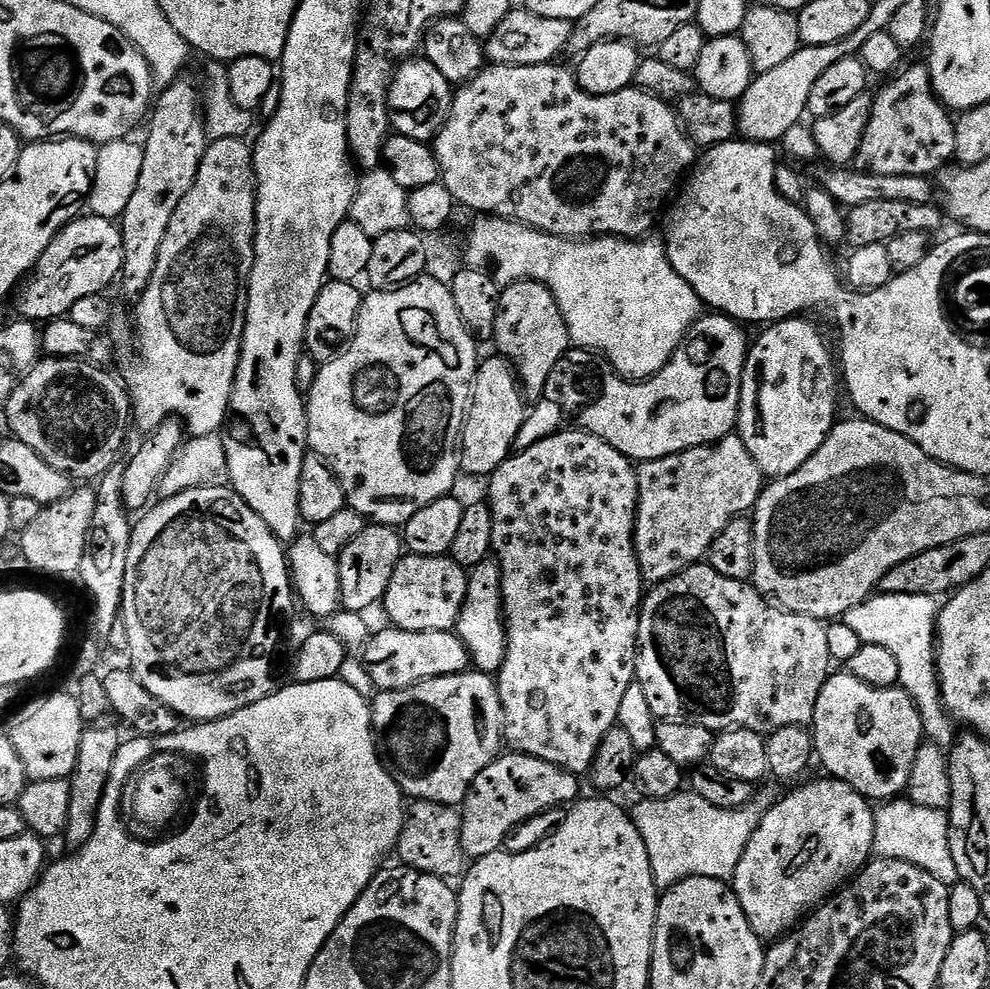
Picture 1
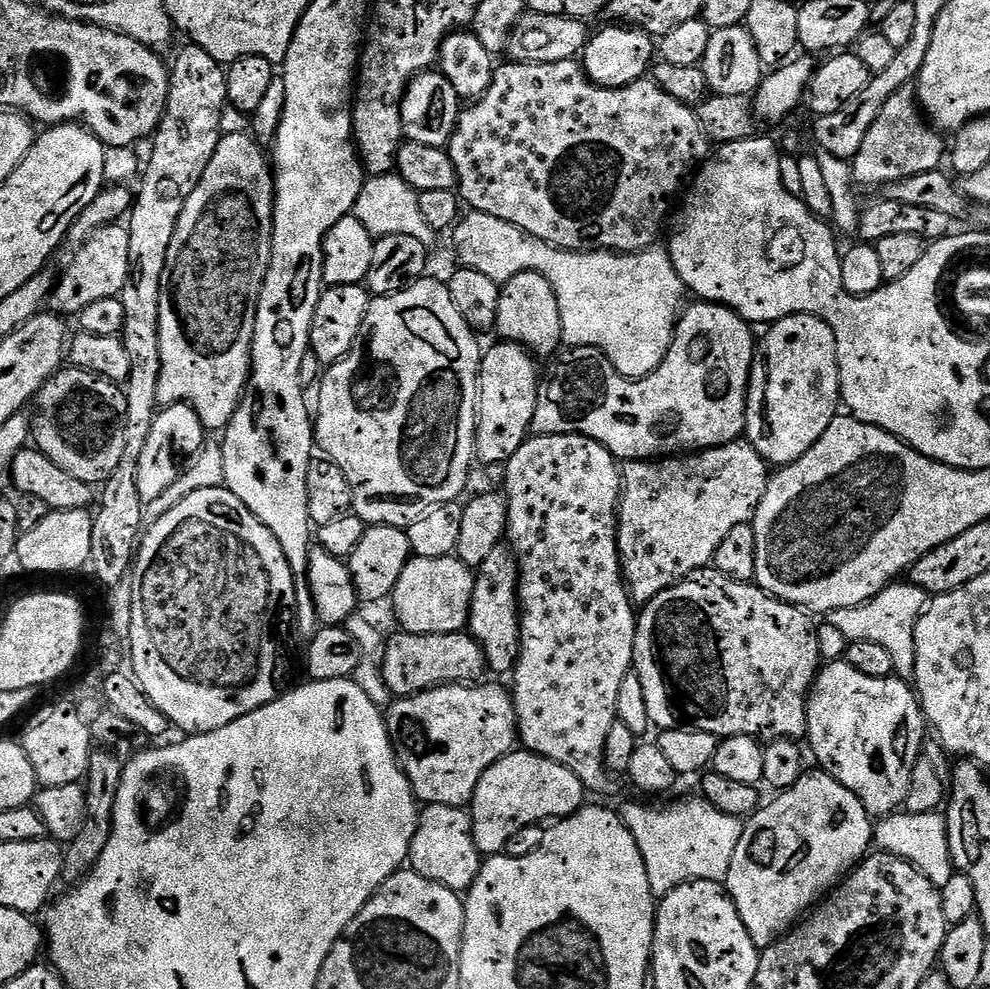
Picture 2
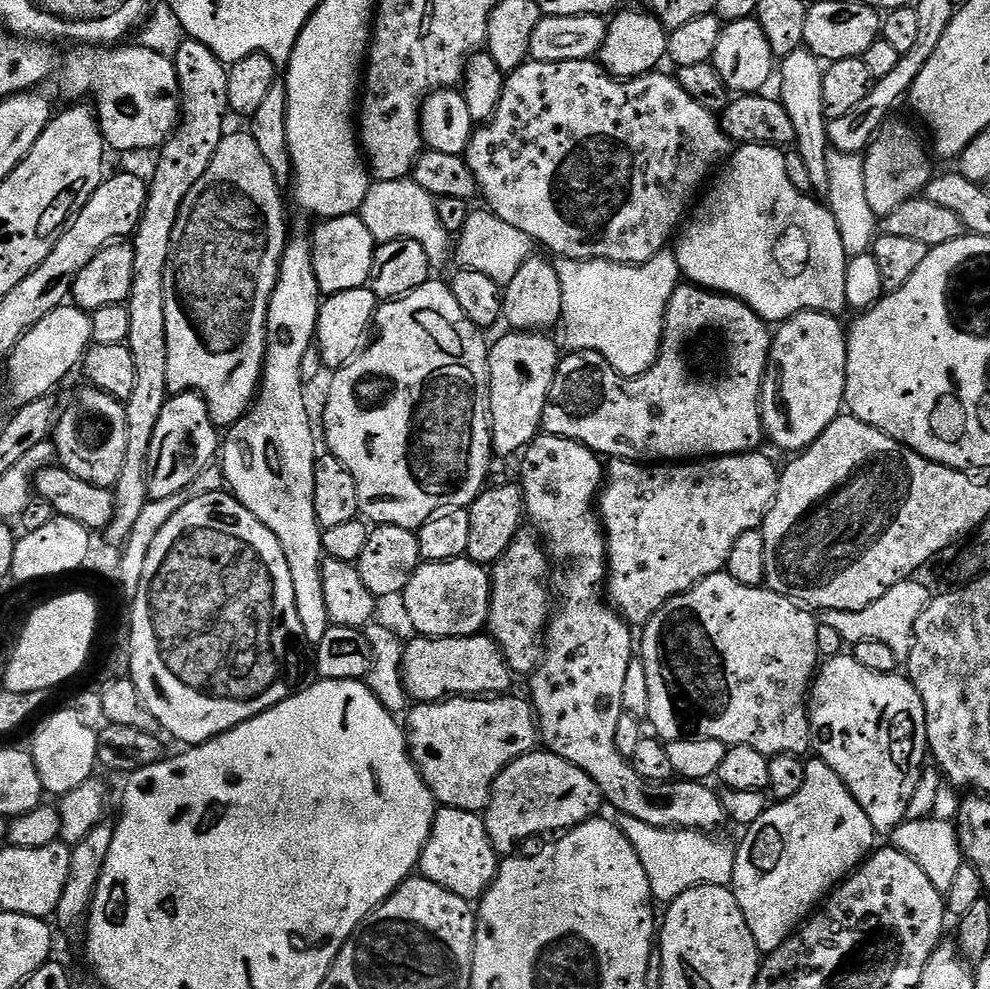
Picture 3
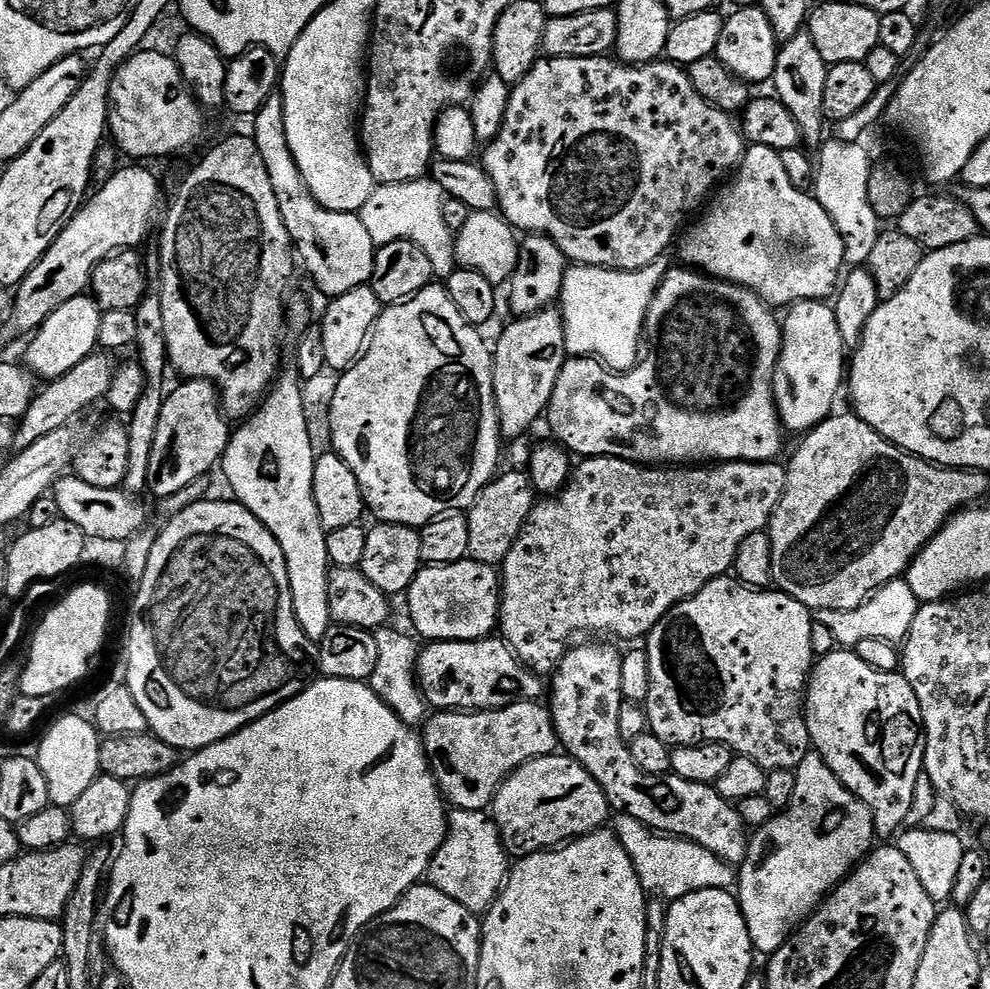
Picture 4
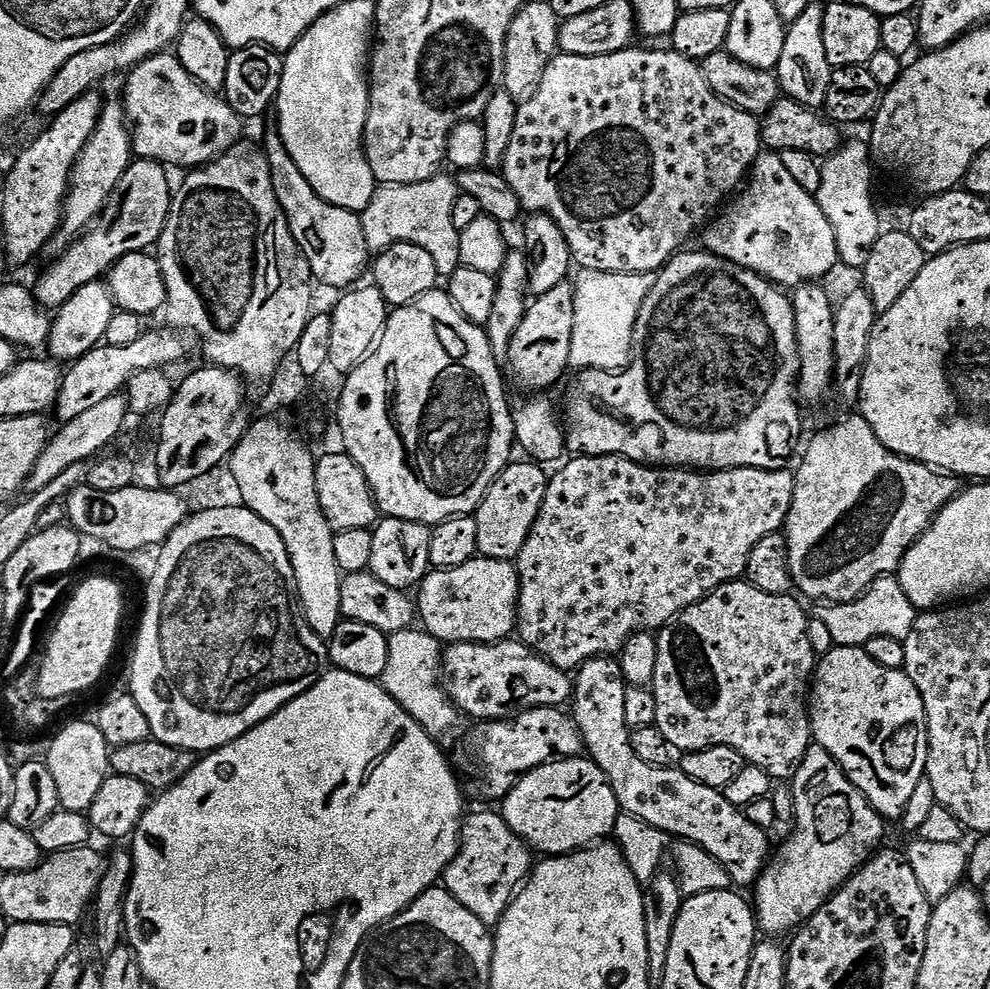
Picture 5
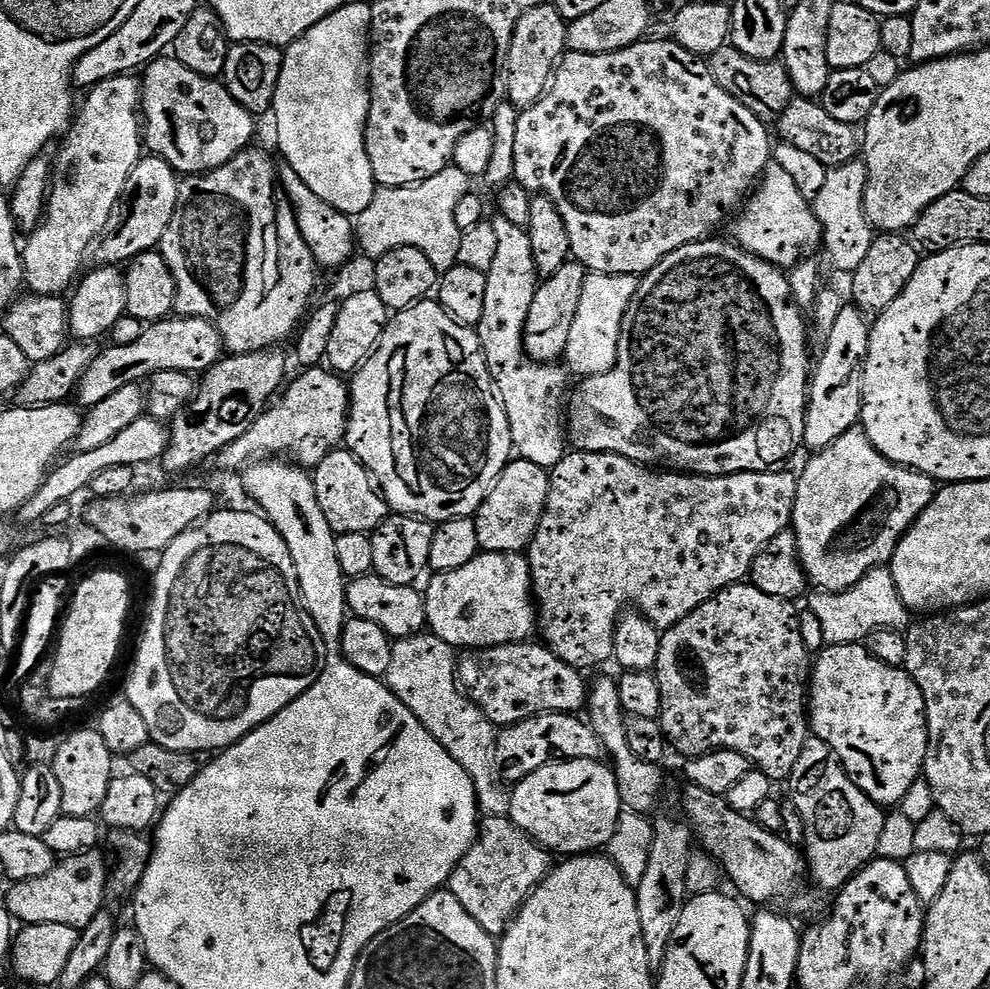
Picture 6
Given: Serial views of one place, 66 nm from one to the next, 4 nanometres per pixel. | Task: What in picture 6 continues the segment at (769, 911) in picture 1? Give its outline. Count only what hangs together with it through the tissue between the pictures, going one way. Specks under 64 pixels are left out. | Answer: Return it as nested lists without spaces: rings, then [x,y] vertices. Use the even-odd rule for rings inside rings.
[[[809,738],[806,742],[806,746],[802,750],[802,754],[798,758],[798,762],[794,766],[790,777],[791,783],[796,783],[796,793],[790,796],[790,801],[797,809],[801,812],[801,816],[805,822],[805,838],[802,845],[803,851],[806,853],[806,868],[810,873],[811,879],[814,881],[815,887],[817,889],[823,890],[825,888],[829,894],[835,893],[837,890],[844,887],[853,876],[856,875],[860,869],[868,865],[871,860],[877,859],[877,852],[879,850],[879,838],[882,835],[882,830],[884,826],[884,821],[886,817],[886,812],[883,807],[879,804],[875,804],[872,799],[870,799],[859,786],[857,786],[851,776],[848,775],[844,770],[843,764],[840,763],[840,760],[834,754],[834,750],[826,742],[817,740],[815,738]]]

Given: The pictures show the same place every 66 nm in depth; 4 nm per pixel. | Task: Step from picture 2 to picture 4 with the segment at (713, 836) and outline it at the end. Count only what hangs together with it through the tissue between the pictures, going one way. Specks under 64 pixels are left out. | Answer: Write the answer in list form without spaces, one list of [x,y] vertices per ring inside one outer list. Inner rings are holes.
[[[617,815],[615,820],[616,837],[622,842],[626,854],[630,854],[630,862],[634,862],[634,870],[645,893],[671,902],[698,890],[731,889],[737,883],[738,876],[733,865],[719,860],[714,854],[710,854],[710,850],[689,840],[681,840],[678,836],[665,836],[654,832],[638,822],[638,818]]]

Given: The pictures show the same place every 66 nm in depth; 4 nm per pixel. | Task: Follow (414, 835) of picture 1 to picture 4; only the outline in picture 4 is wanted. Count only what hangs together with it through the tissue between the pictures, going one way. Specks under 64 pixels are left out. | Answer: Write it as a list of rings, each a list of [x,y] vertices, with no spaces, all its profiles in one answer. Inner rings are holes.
[[[452,808],[448,812],[448,833],[434,858],[428,867],[427,883],[432,884],[442,894],[450,894],[454,902],[462,902],[466,910],[477,914],[483,914],[491,908],[496,897],[504,888],[504,881],[508,879],[510,871],[510,853],[504,847],[504,839],[500,837],[500,831],[495,820],[487,811],[475,812],[474,810],[462,810]]]

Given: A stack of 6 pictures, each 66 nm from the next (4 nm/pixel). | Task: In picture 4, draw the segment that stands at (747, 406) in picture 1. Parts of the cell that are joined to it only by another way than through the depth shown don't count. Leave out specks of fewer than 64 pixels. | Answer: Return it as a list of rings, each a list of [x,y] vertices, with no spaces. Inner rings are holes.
[[[797,300],[795,304],[787,309],[787,316],[784,317],[781,325],[781,346],[779,364],[775,372],[775,400],[777,412],[780,415],[781,425],[789,432],[800,432],[799,434],[806,434],[812,429],[816,428],[822,421],[827,420],[833,413],[834,398],[837,396],[840,388],[843,389],[846,378],[846,356],[844,360],[844,352],[846,352],[846,345],[842,342],[841,330],[838,329],[837,316],[835,309],[825,301],[821,300]]]

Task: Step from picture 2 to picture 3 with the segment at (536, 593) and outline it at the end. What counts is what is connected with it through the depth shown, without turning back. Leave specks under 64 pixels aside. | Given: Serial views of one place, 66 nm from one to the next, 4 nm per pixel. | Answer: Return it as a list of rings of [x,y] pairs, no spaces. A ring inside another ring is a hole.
[[[547,434],[537,436],[523,449],[519,460],[518,483],[524,495],[524,515],[527,523],[533,524],[531,527],[542,541],[551,563],[553,560],[560,567],[560,600],[564,603],[557,612],[555,609],[551,613],[543,639],[546,647],[530,676],[530,703],[536,713],[539,743],[585,772],[598,786],[601,797],[607,803],[609,800],[620,816],[638,818],[640,822],[659,828],[694,828],[698,832],[715,833],[715,828],[726,824],[726,817],[719,795],[715,791],[712,793],[707,783],[679,778],[650,782],[638,775],[629,757],[618,754],[616,749],[614,733],[618,730],[618,718],[625,715],[622,685],[626,682],[626,670],[630,670],[630,662],[634,659],[634,636],[632,640],[633,629],[606,599],[604,589],[608,579],[608,542],[598,515],[598,497],[606,479],[605,461],[585,444]]]

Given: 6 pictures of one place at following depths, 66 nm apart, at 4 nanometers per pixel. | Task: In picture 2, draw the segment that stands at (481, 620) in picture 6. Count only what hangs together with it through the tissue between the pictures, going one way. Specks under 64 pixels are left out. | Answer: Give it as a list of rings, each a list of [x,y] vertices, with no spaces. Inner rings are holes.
[[[455,555],[442,558],[413,556],[402,570],[390,597],[390,605],[400,619],[399,627],[410,634],[450,634],[462,632],[468,626],[468,611],[472,605],[473,569]]]

